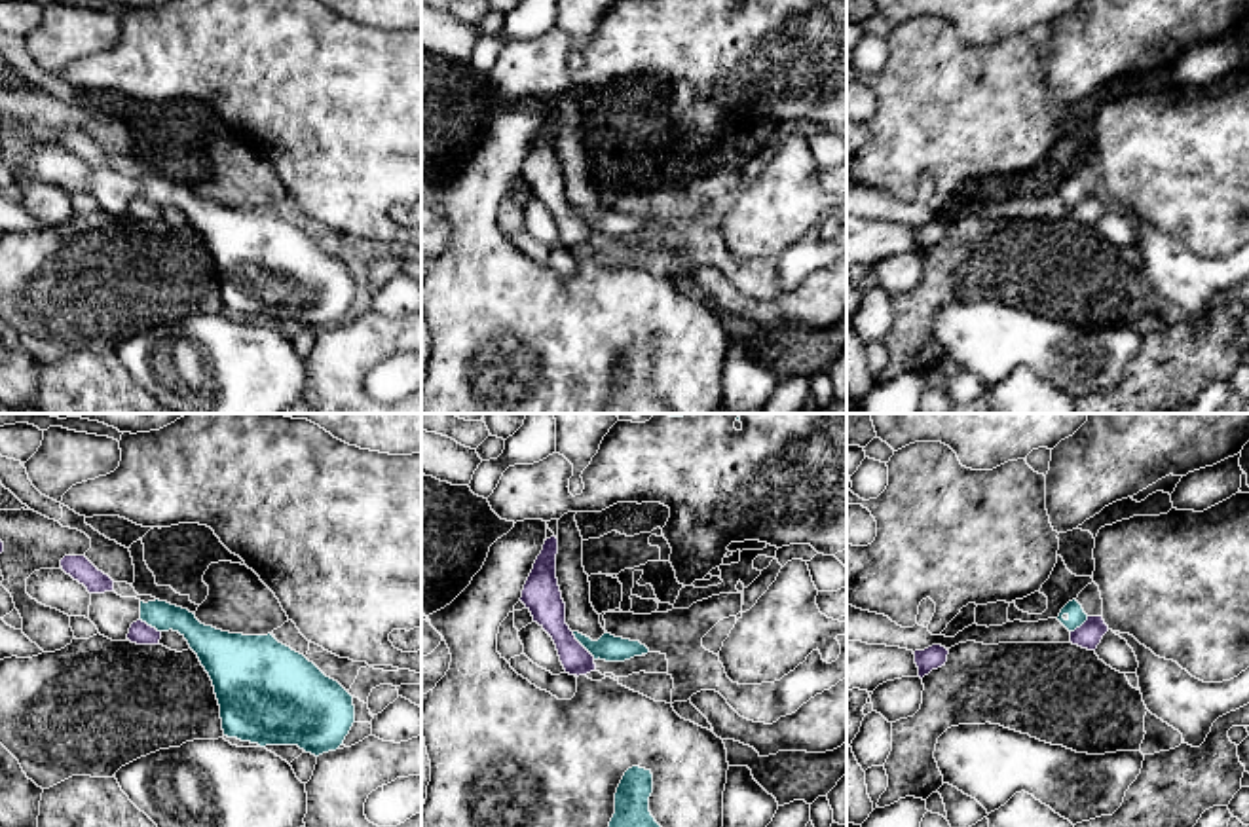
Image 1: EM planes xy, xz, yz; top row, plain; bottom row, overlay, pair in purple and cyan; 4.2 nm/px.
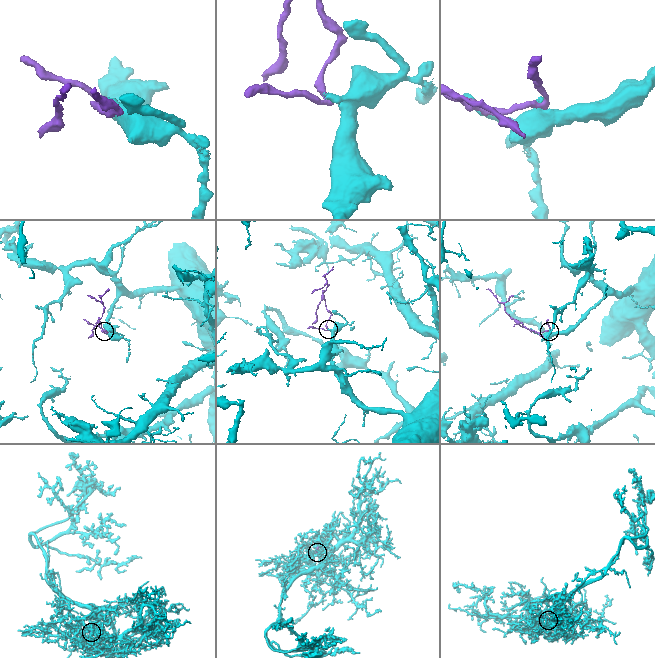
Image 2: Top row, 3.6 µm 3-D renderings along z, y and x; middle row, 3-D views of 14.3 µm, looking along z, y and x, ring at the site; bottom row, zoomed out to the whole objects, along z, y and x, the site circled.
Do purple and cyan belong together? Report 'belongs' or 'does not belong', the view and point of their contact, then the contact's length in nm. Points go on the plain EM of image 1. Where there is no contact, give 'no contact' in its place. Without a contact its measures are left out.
does not belong | xz (581, 220) | 160 nm

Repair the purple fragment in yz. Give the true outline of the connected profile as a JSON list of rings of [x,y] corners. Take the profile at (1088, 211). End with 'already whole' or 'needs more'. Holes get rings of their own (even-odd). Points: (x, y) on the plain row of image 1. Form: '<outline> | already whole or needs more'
[[[1088,192],[1088,195],[1071,207],[1071,218],[1088,226],[1095,226],[1103,211],[1109,207],[1103,192]]] | already whole

